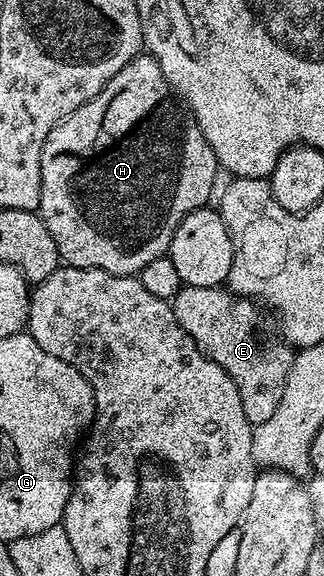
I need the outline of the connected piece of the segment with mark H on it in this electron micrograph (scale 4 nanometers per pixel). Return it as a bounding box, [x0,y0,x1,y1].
[38,54,218,276]

